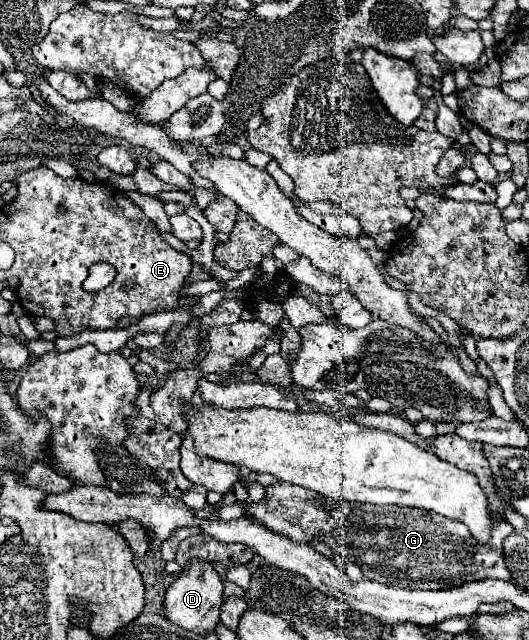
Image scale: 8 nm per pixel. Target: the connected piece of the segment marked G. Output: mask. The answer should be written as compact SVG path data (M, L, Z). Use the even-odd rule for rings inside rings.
M457 433L441 435L431 443L443 461L477 475L479 483L485 487L491 509L497 513L497 529L493 529L489 545L477 545L465 525L437 517L435 513L397 505L377 507L329 501L311 489L291 483L267 487L267 497L259 503L249 503L245 513L257 523L267 525L269 529L275 529L299 543L321 539L327 547L341 553L343 559L357 563L367 579L383 585L393 585L399 589L447 589L481 579L511 581L511 573L503 561L503 541L513 533L513 527L503 519L503 507L499 503L499 495L495 493L491 467L483 453L483 443L461 439ZM369 517L373 517L373 521L369 521Z

